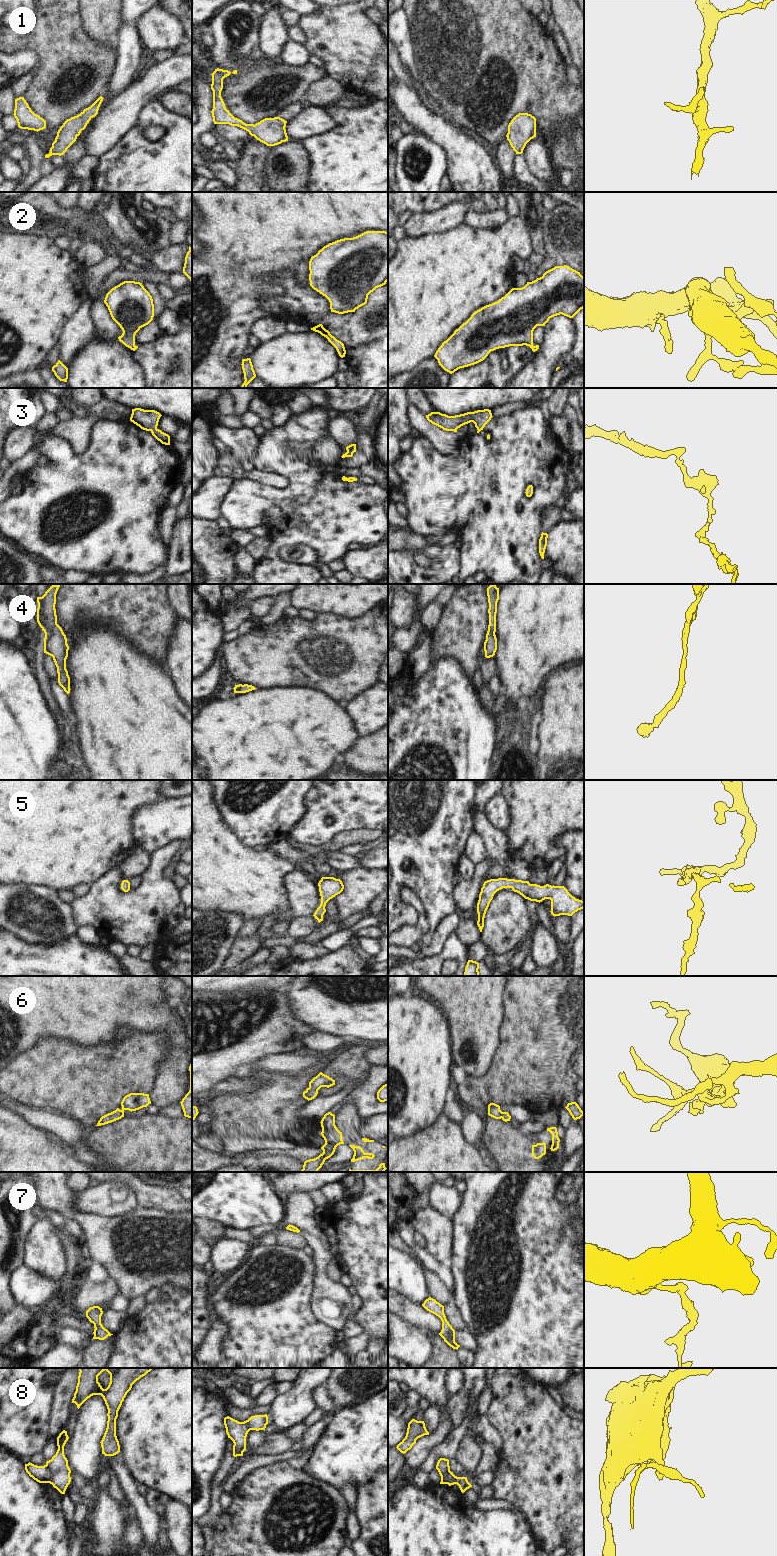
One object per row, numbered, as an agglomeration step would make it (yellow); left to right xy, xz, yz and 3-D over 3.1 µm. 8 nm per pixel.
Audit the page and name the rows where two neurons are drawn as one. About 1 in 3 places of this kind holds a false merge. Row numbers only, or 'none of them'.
8

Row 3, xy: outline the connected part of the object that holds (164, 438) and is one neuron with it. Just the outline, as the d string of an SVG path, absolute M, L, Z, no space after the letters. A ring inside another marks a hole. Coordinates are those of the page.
M132 409L130 421L141 429L150 431L152 435L162 444L170 445L170 436L157 428L162 415L155 410Z

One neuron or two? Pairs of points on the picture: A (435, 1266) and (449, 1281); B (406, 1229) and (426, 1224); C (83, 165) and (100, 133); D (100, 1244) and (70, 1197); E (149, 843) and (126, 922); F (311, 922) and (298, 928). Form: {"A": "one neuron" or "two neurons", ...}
{"A": "one neuron", "B": "two neurons", "C": "two neurons", "D": "one neuron", "E": "two neurons", "F": "one neuron"}

